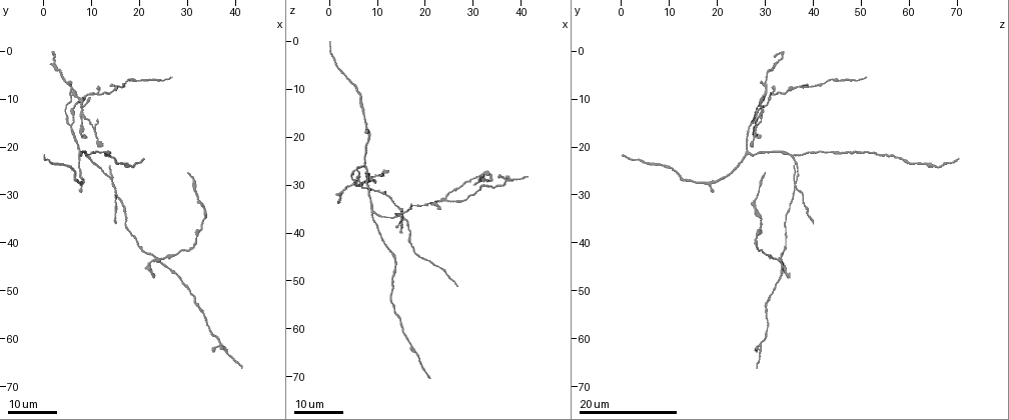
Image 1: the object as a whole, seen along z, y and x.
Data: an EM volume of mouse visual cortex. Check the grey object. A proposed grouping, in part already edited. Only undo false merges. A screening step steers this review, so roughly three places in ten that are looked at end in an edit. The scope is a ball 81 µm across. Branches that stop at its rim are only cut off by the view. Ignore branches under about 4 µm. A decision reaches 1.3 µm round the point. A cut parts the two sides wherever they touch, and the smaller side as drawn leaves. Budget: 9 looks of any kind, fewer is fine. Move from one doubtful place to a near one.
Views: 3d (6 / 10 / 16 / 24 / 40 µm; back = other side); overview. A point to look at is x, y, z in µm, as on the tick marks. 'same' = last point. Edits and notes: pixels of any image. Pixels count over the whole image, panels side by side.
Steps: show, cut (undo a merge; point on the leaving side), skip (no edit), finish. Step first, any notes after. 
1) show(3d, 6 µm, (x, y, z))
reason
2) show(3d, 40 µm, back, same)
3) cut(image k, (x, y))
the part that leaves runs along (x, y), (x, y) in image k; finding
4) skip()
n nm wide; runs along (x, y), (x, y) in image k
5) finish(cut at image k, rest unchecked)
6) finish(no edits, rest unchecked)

show(3d, 16 µm, (5.5, 16.0, 26.5))
side arm on a straight run

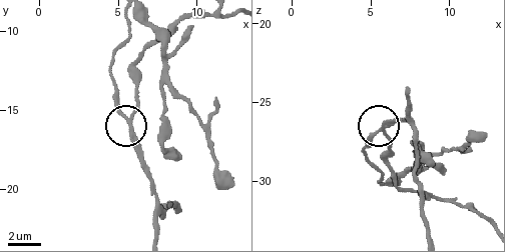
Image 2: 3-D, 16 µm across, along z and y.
show(3d, 10 µm, (5.6, 15.4, 26.9))

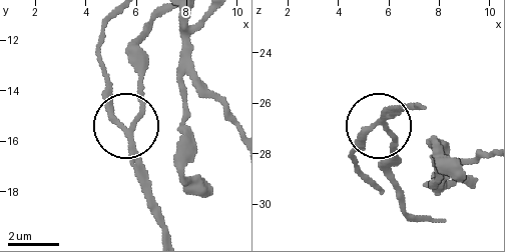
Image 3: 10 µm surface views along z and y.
show(3d, 10 µm, back, (5.7, 15.5, 26.9))

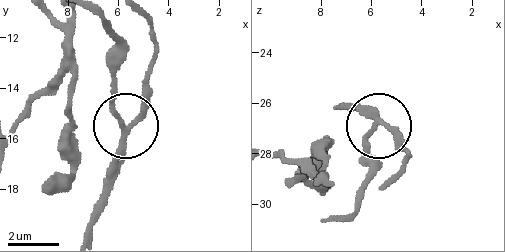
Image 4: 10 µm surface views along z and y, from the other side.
cut(image 4, (145, 85))
210 nm wide; the part that leaves runs along (140, 113), (153, 64), (151, 19) in image 4; two neurons meet here

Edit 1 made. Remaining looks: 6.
show(overview)

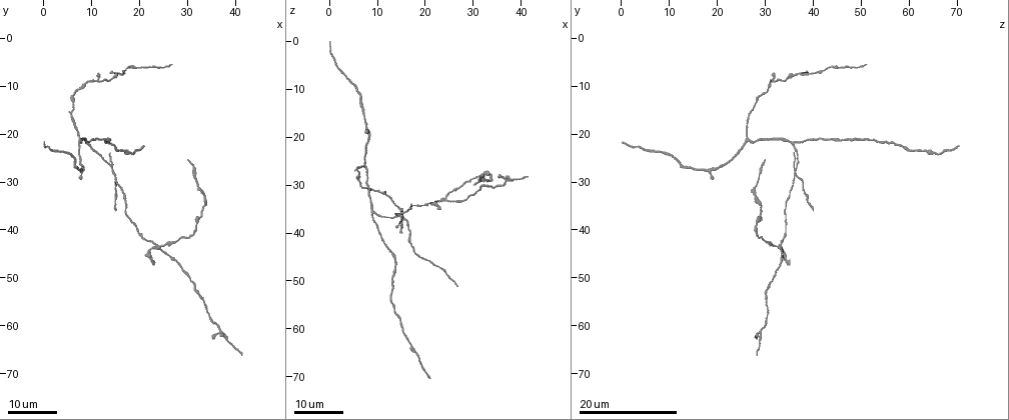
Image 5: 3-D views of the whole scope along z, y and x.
show(3d, 16 µm, (15.0, 28.5, 36.0))
a fork

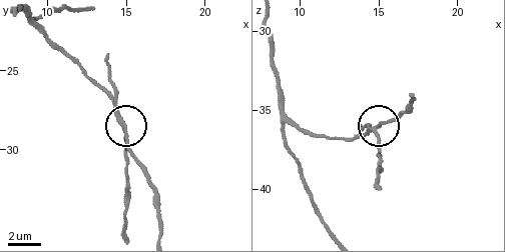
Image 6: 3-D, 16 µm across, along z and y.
show(3d, 10 µm, same)
zoom in

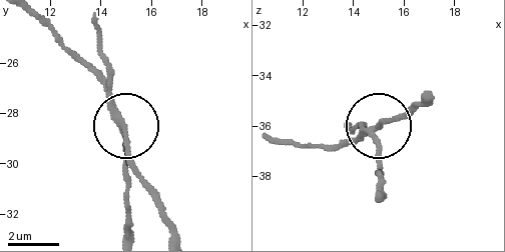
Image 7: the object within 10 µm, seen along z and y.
cut(image 7, (110, 70))
the part that leaves runs along (368, 128), (381, 188) in image 7; two neurons meet here

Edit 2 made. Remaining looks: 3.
show(overview)
see it whole again

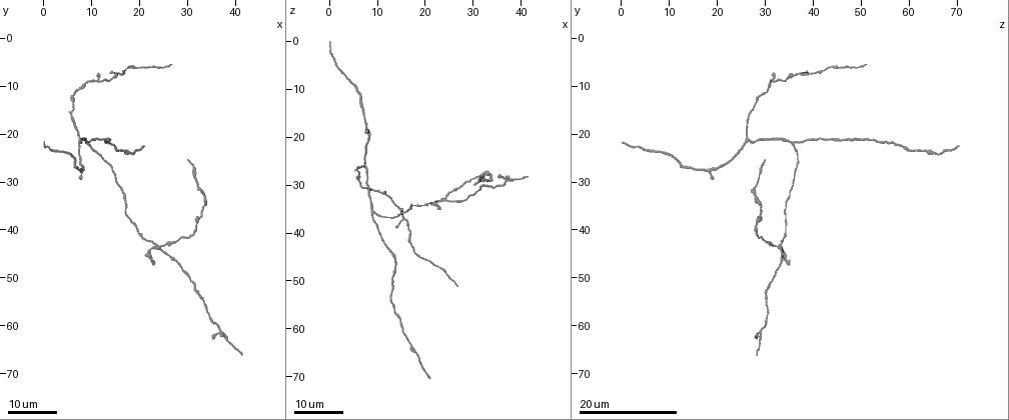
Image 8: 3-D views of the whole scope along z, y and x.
show(3d, 16 µm, (7.5, 20.5, 26.0))
branch point

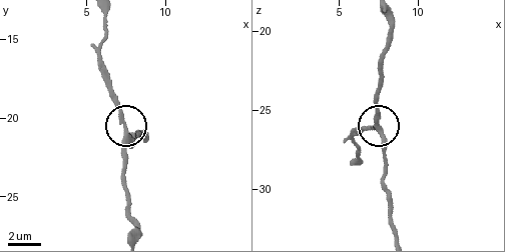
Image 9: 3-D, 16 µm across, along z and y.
show(3d, 10 µm, same)

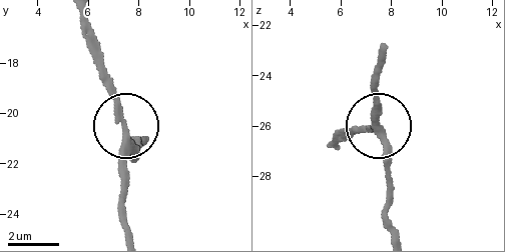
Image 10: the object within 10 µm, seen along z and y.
skip()
3 arms; continuous, no second neuron

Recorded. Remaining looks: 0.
finish(cut at image 4, cut at image 7, rest unchecked)

